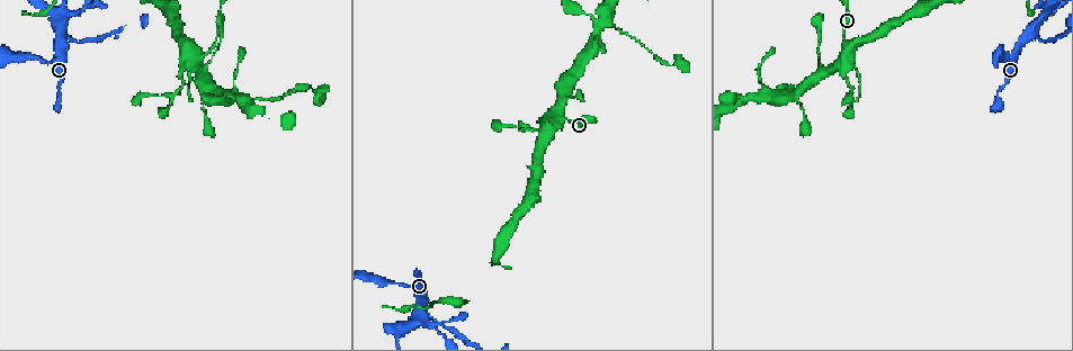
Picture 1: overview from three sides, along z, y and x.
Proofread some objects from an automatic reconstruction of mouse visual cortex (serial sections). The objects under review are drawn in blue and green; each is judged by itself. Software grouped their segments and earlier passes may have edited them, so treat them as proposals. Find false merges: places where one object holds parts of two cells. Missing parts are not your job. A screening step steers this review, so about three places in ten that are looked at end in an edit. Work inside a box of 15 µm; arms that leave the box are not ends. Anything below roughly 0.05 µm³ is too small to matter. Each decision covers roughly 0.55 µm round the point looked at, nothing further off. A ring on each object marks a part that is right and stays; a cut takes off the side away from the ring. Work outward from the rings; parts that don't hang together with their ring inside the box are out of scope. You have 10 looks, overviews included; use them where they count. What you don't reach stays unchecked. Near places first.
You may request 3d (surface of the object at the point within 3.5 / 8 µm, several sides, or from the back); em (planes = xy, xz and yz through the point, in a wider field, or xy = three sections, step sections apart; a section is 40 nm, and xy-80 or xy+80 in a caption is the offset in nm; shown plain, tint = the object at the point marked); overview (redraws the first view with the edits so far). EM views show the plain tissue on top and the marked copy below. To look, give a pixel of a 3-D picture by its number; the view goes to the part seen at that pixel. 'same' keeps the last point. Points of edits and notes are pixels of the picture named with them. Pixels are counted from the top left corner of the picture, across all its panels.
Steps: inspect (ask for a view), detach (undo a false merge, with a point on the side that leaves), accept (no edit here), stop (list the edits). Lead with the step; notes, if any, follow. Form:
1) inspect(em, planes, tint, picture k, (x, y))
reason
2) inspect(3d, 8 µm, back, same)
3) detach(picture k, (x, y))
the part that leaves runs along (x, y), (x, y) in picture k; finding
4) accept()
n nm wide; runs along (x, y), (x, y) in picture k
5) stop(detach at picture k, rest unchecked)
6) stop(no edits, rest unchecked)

inspect(3d, 8 µm, picture 1, (73, 39))
sudden change in width

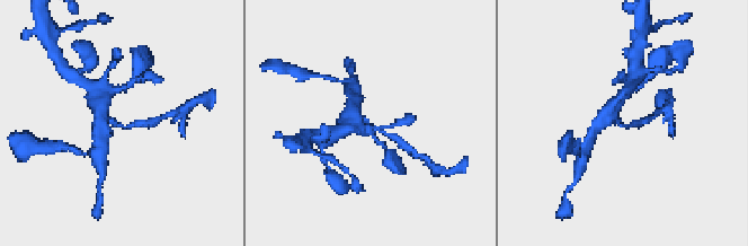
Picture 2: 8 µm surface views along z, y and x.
inspect(em, xy, step 1, tint, picture 2, (617, 122))
arms of 150, 350 nm; now the EM

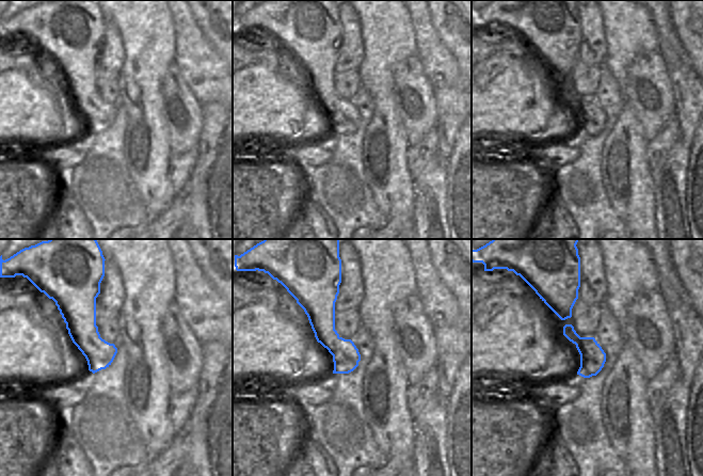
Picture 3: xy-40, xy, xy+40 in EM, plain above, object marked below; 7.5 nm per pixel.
detach(picture 2, (635, 123))
two cells meet here

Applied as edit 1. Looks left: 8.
inspect(overview)

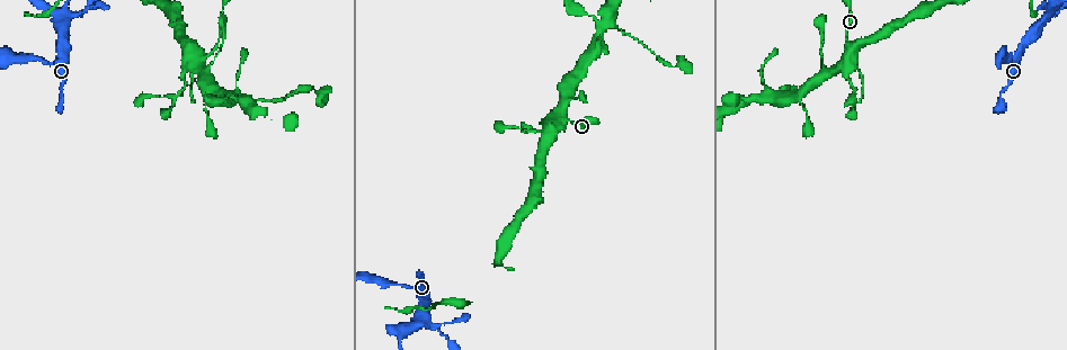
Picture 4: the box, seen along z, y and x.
inspect(3d, 3.5 µm, picture 4, (60, 93))
calibre changes

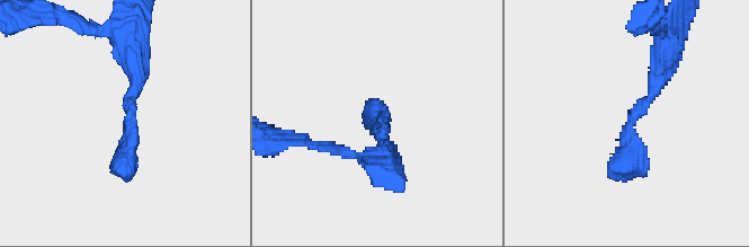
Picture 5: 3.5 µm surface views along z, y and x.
inspect(em, xy, step 2, tint, picture 5, (632, 122))

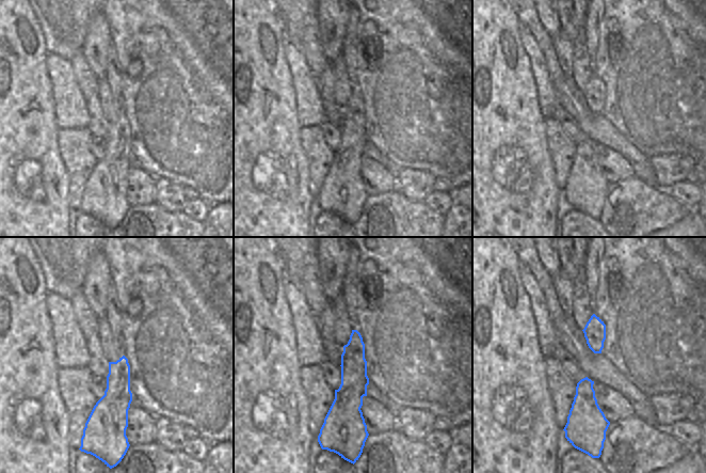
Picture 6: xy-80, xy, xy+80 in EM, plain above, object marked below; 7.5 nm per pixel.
inspect(em, xy, step 1, tint, same)
another direction

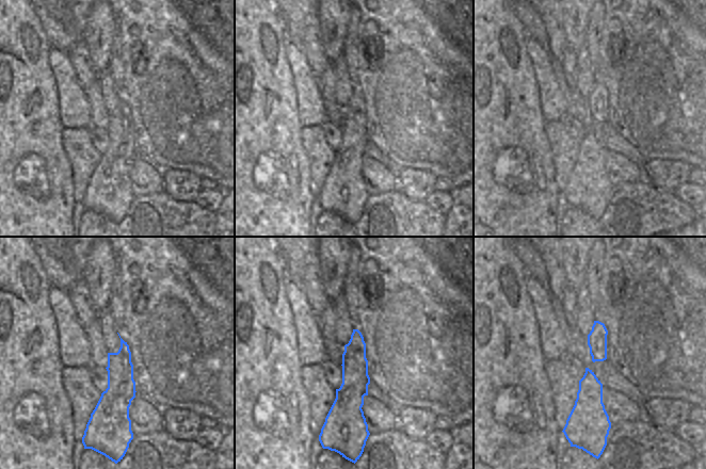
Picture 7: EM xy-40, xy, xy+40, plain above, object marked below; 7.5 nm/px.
accept()
runs along (355, 332), (346, 426) in picture 7; all the same cell

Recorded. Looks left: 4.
inspect(3d, 3.5 µm, picture 4, (200, 61))
abrupt turn

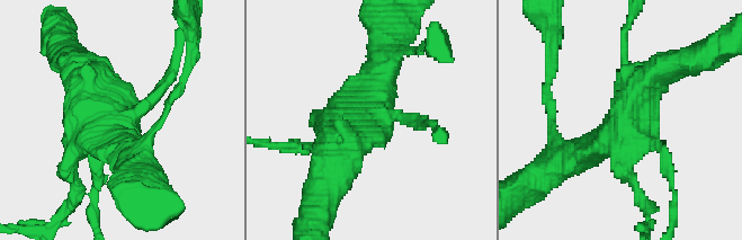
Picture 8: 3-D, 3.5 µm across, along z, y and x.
inspect(em, planes, tint, picture 8, (370, 121))
now the EM

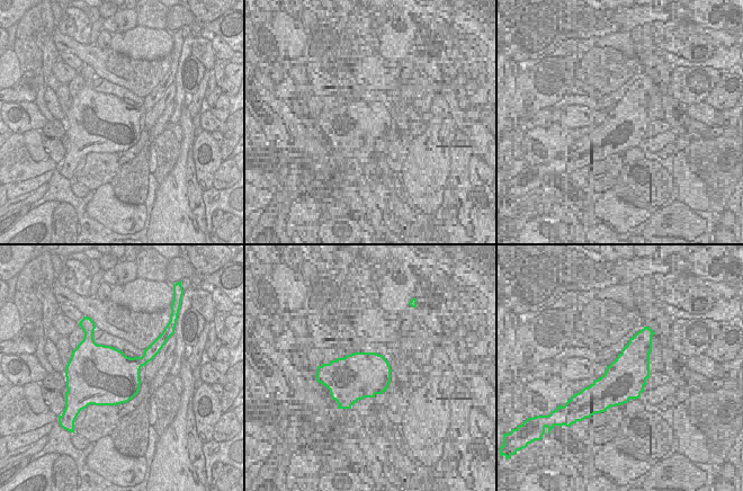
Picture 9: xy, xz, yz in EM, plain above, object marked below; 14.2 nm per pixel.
accept()
runs along (624, 72), (618, 131), (561, 166) in picture 8; continuous, no second cell

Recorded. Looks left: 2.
inspect(3d, 3.5 µm, picture 4, (536, 130))
sudden change in width

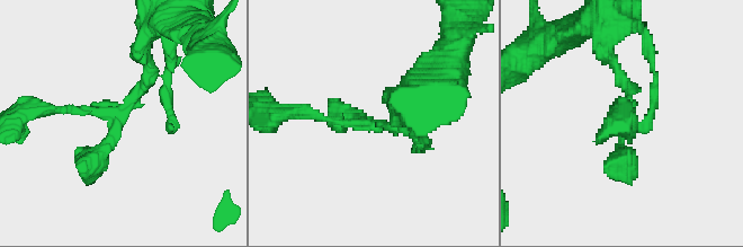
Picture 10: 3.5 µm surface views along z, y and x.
accept()
runs along (141, 54), (148, 78), (127, 106), (41, 109) in picture 10; all the same cell

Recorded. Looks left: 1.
stop(detach at picture 2, rest unchecked)

